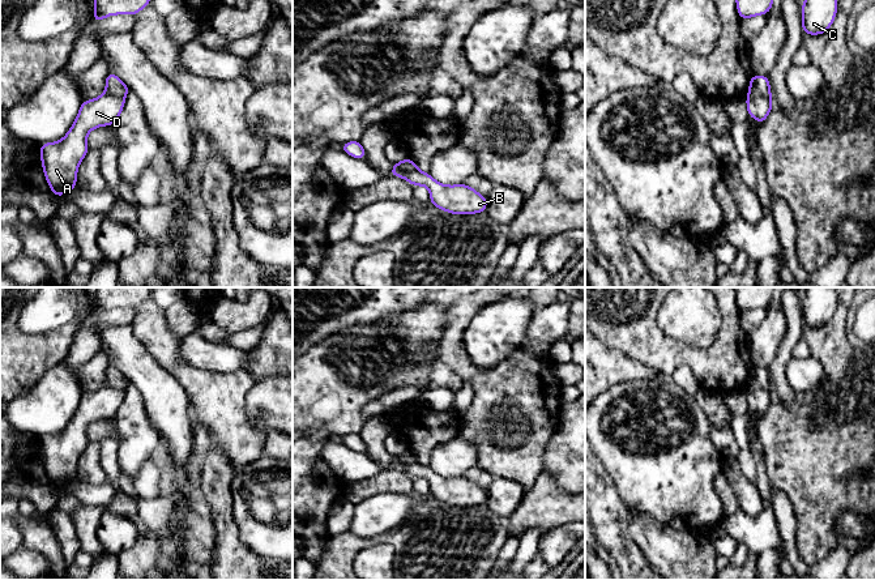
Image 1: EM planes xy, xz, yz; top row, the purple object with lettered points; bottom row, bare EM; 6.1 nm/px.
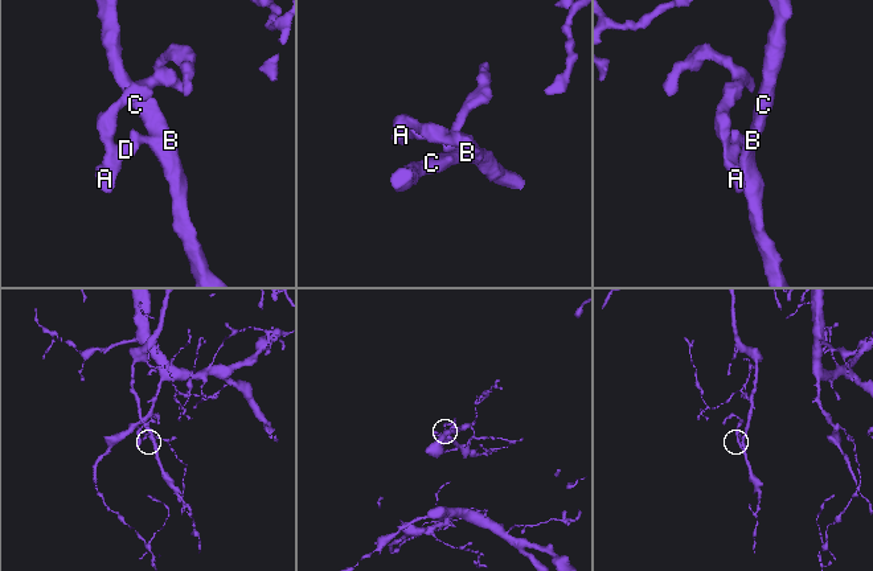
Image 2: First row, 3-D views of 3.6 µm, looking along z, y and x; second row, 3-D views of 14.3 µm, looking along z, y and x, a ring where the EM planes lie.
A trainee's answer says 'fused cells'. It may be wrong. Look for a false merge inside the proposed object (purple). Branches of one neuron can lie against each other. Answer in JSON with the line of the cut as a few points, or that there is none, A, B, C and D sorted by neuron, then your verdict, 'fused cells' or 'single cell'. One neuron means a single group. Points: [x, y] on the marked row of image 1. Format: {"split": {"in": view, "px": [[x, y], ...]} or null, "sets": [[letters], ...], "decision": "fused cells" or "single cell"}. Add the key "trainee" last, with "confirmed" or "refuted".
{"split": {"in": "yz", "px": [[748, 93], [769, 99]]}, "sets": [["A", "D"], ["B", "C"]], "decision": "fused cells", "trainee": "confirmed"}

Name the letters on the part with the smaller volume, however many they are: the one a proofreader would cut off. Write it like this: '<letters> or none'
A, D

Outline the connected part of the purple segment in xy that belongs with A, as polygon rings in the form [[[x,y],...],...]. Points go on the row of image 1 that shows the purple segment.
[[[108,93],[93,101],[84,99],[69,132],[57,142],[39,146],[44,176],[55,196],[77,188],[77,169],[89,150],[88,133],[102,125],[115,125],[124,103],[124,98]]]

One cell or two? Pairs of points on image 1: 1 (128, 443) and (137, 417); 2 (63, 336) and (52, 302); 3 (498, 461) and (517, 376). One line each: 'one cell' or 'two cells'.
1: one cell
2: two cells
3: one cell

